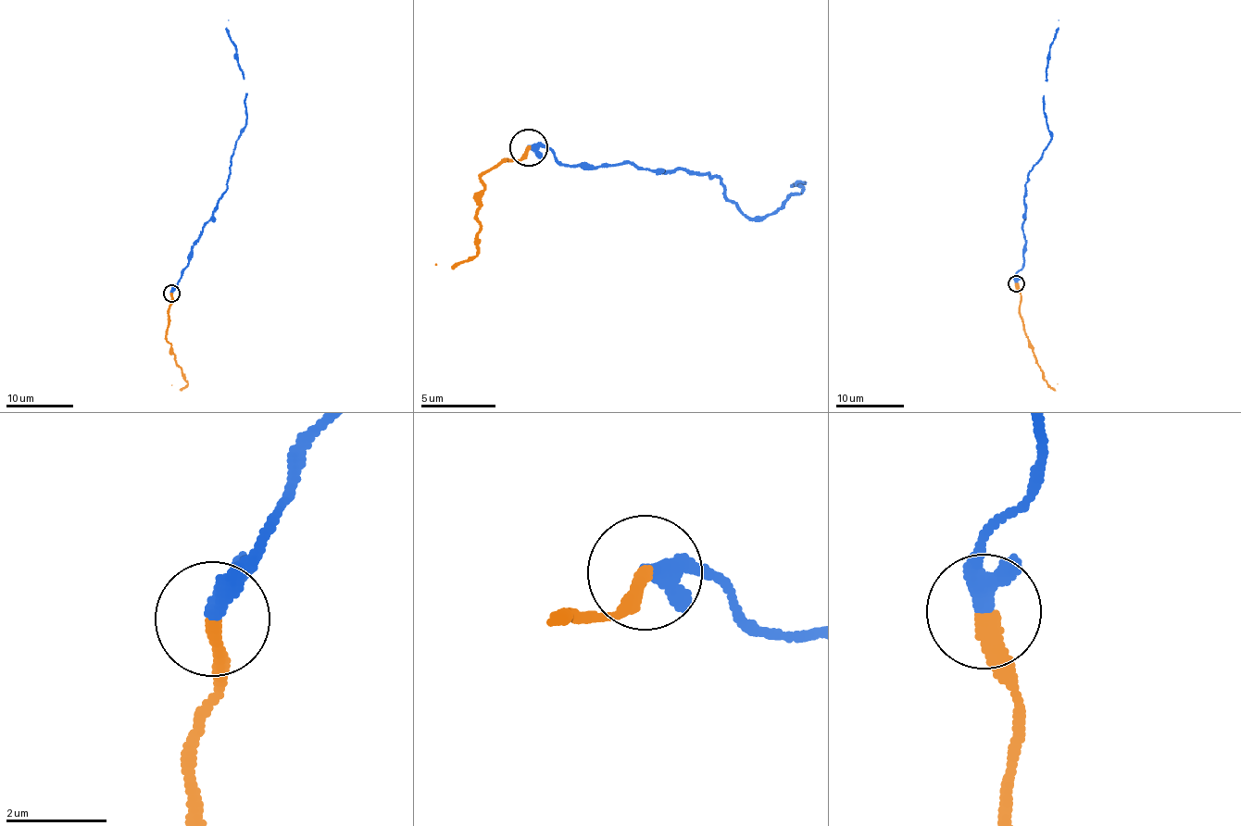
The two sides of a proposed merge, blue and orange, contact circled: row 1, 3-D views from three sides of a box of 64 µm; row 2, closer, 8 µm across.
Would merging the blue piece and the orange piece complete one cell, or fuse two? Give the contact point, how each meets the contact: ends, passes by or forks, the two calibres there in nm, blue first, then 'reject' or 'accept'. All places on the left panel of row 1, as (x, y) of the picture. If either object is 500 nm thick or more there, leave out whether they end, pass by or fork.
place (171, 293); blue passes by; orange ends; calibres 280 and 300 nm; accept

